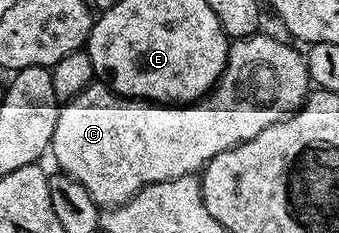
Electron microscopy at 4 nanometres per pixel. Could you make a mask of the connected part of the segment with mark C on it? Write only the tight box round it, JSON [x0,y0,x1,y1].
[49,34,309,206]

